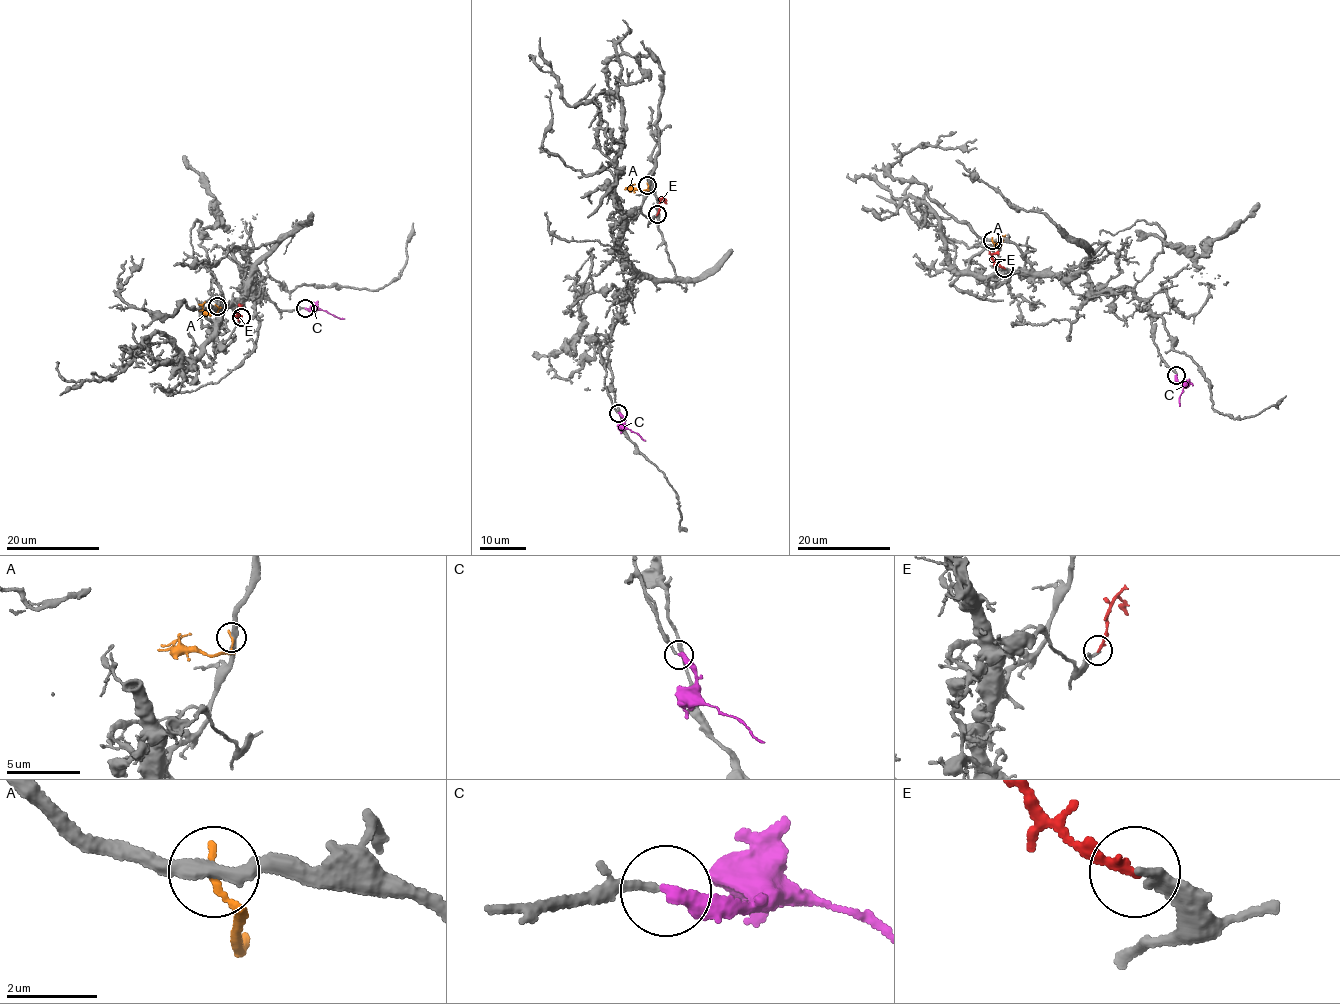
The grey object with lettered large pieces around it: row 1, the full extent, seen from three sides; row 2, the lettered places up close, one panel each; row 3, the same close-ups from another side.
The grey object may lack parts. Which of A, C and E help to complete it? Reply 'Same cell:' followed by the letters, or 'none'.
Same cell: C

